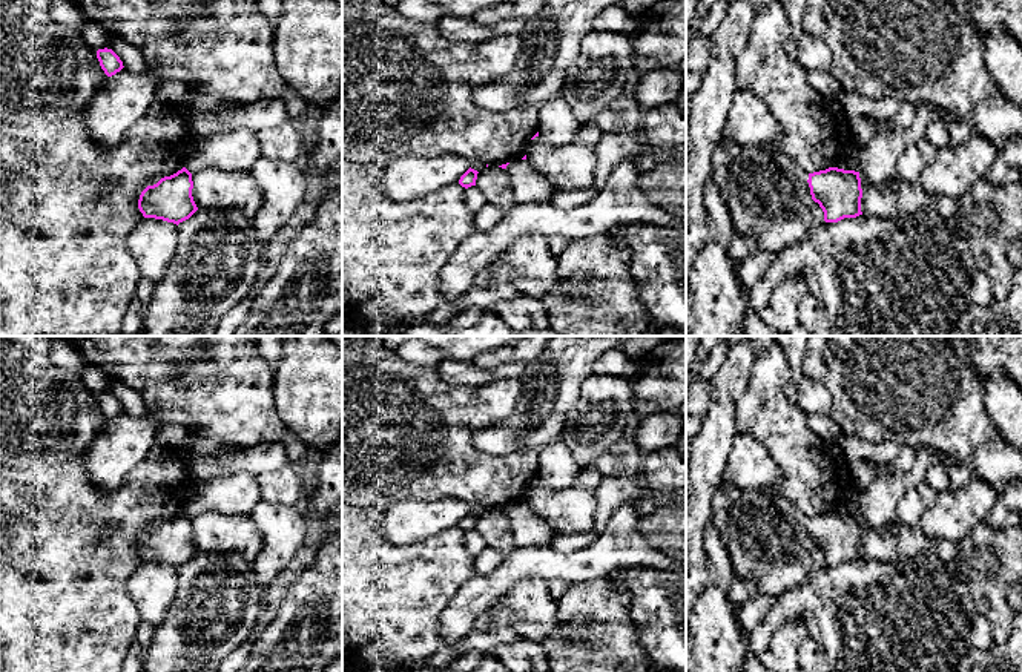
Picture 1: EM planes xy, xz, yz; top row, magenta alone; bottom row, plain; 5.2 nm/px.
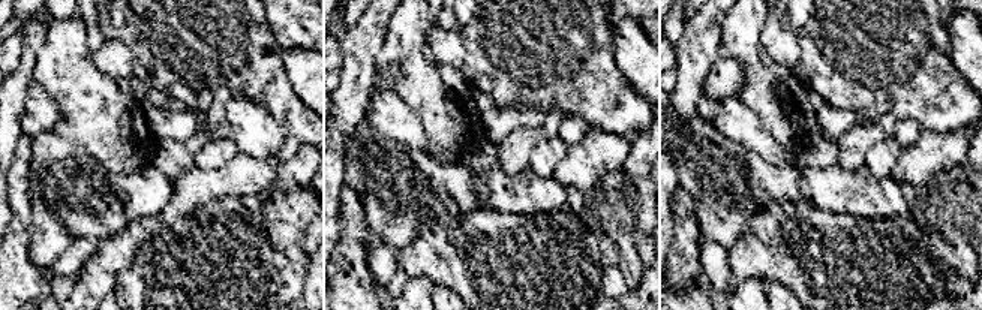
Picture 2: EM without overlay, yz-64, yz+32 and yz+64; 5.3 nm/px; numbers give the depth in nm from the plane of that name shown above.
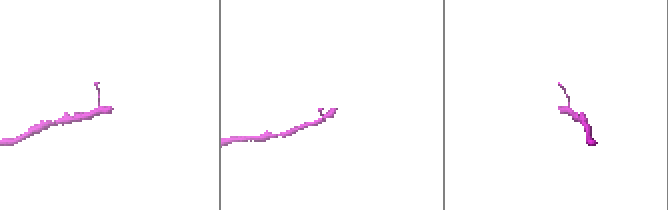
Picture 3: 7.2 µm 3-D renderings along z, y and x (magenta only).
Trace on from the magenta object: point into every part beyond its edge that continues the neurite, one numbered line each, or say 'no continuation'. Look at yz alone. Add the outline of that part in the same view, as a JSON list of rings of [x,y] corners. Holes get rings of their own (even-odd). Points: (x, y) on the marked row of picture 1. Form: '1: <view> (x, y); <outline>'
1: yz (768, 195); [[[723,133],[712,152],[709,178],[726,201],[735,233],[752,238],[760,252],[778,252],[803,239],[813,226],[826,222],[821,216],[823,209],[812,203],[809,172],[787,155],[772,153],[757,144],[741,144]]]

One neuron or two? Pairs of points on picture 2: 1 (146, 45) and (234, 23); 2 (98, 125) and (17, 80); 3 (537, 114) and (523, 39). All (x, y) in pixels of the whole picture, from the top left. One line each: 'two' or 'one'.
1: one
2: two
3: two

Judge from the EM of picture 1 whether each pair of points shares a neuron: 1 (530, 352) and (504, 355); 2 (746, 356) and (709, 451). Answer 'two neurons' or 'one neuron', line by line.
1: one neuron
2: one neuron

